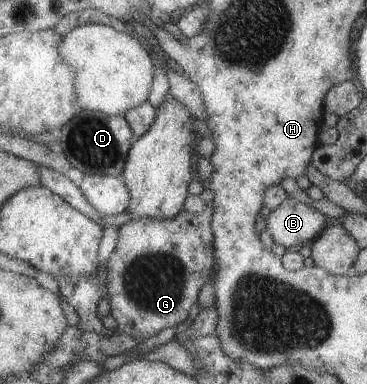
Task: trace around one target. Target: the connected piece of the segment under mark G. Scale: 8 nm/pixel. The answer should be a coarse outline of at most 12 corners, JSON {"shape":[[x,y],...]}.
{"shape":[[213,189],[133,219],[107,260],[116,332],[187,324],[215,260]]}

